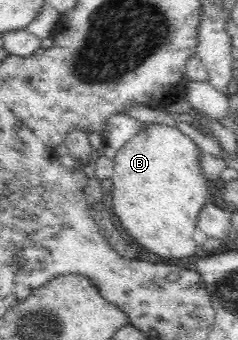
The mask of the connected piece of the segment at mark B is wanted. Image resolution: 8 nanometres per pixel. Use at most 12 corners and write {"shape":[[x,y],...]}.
{"shape":[[150,124],[113,160],[108,203],[158,261],[199,253],[200,150]]}

